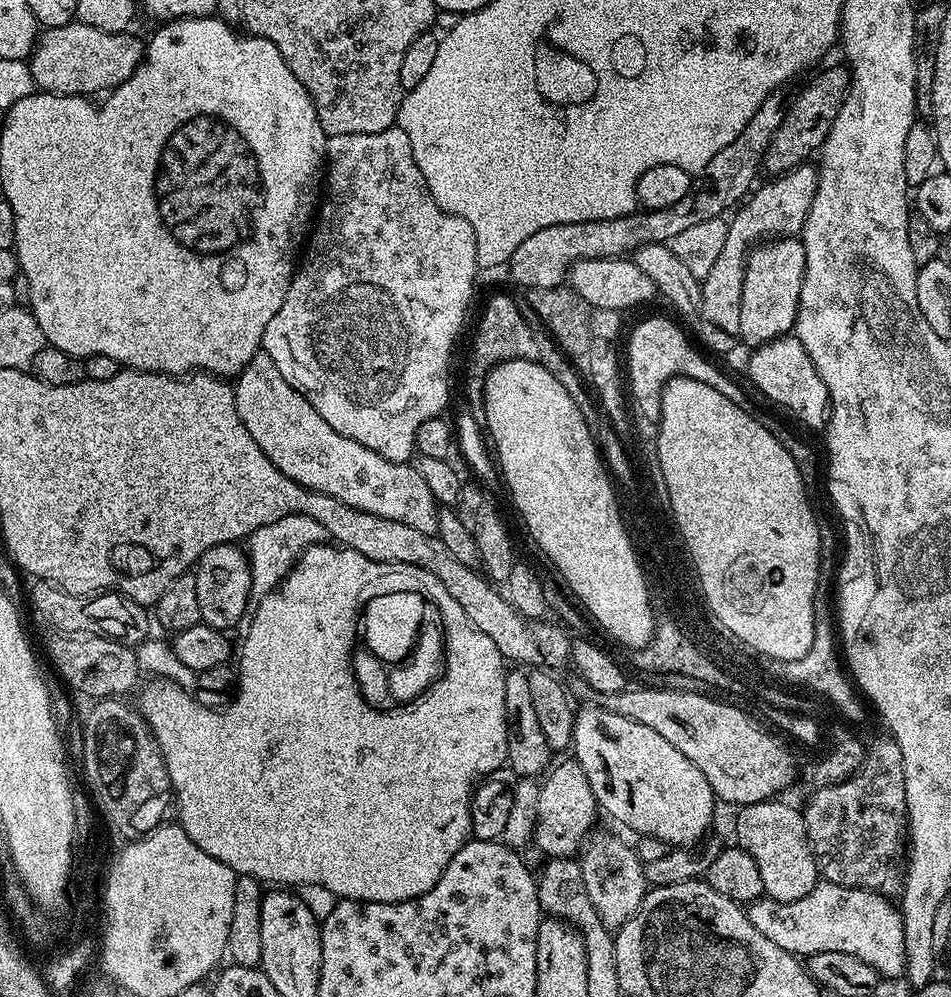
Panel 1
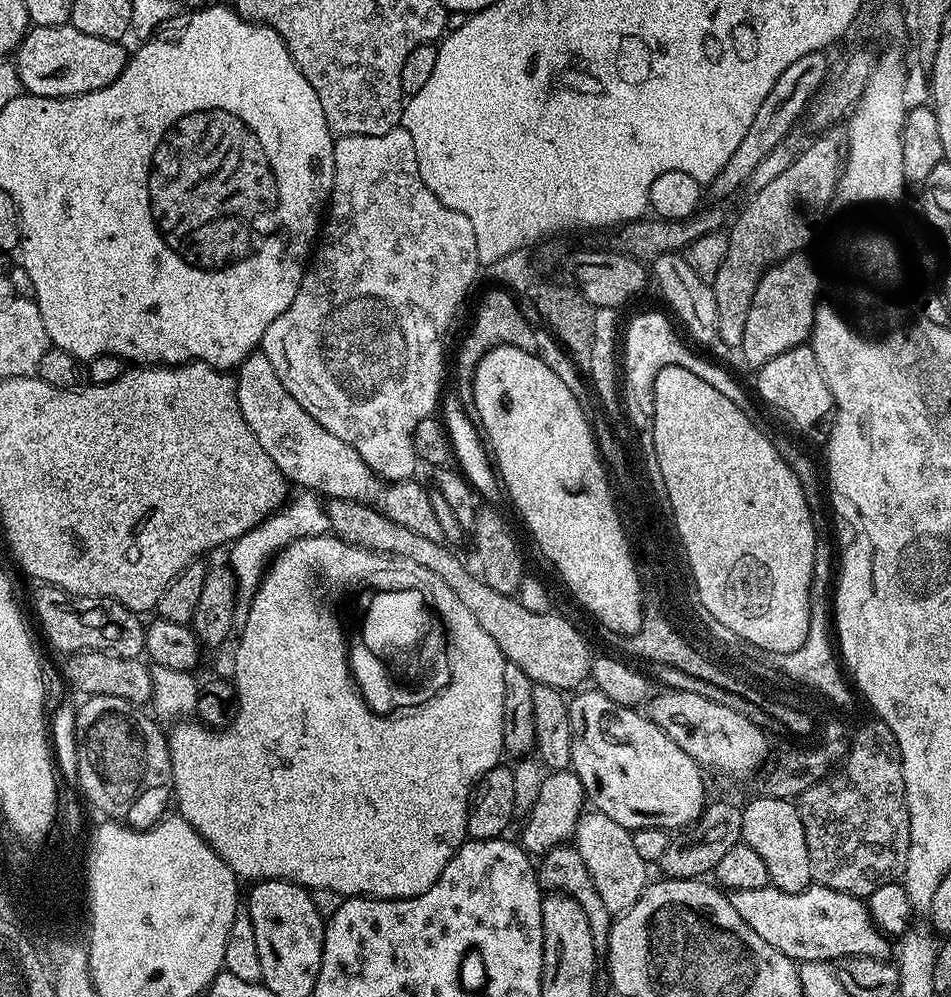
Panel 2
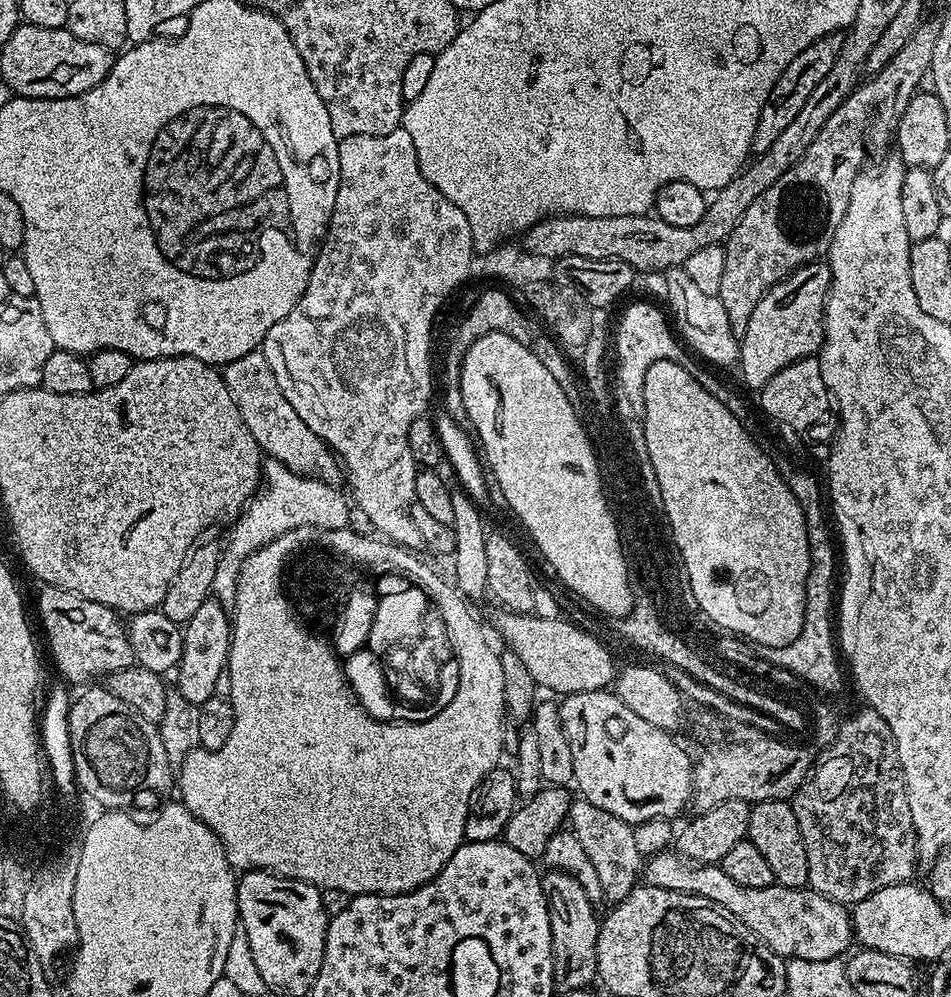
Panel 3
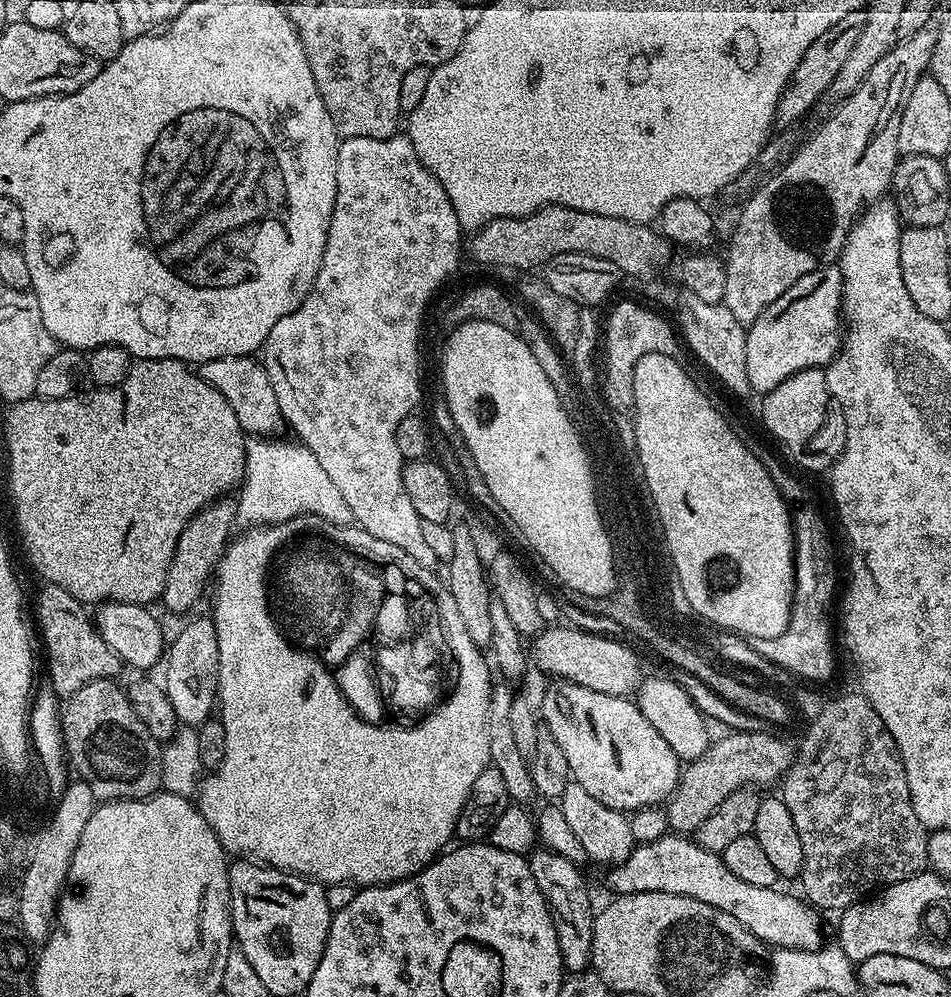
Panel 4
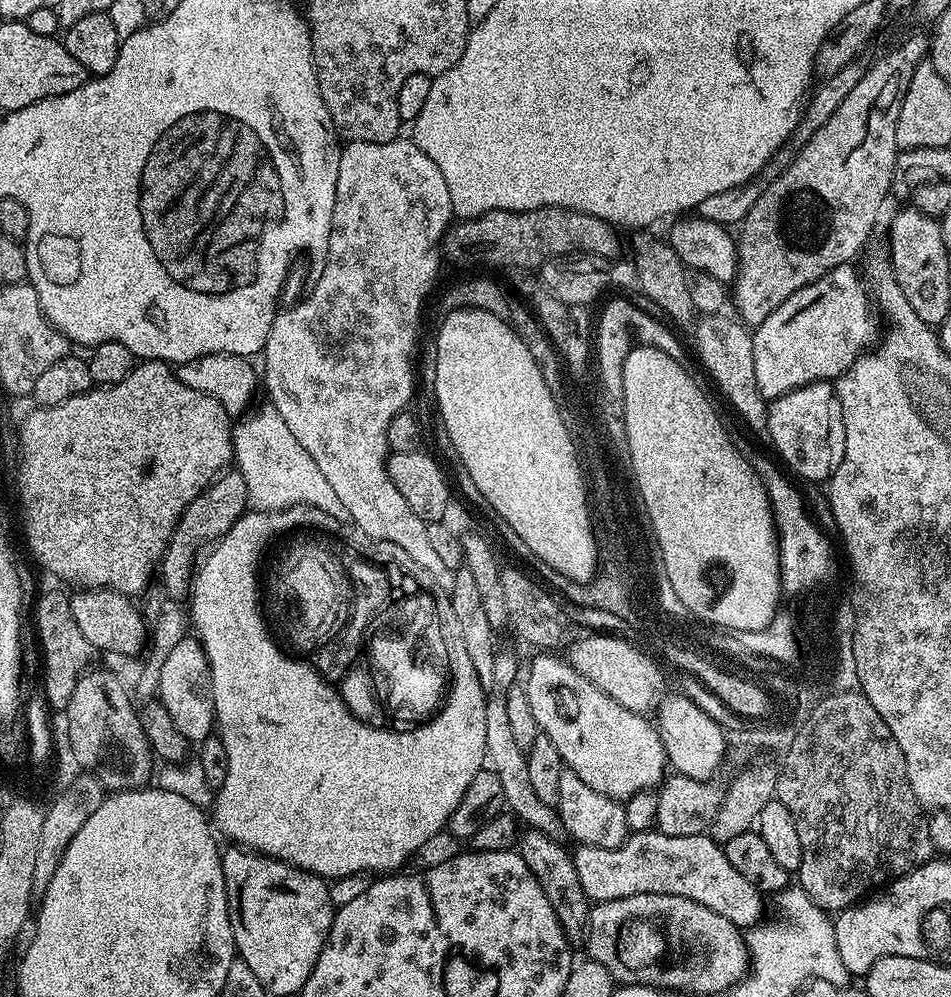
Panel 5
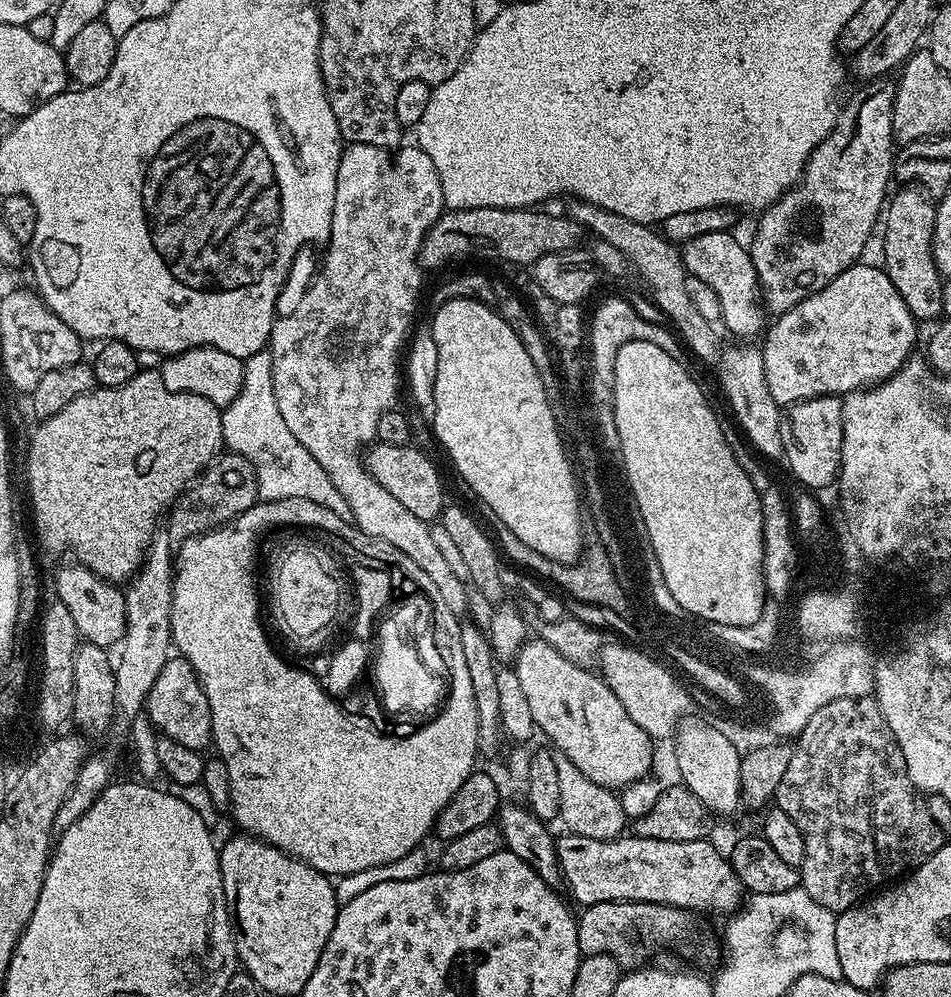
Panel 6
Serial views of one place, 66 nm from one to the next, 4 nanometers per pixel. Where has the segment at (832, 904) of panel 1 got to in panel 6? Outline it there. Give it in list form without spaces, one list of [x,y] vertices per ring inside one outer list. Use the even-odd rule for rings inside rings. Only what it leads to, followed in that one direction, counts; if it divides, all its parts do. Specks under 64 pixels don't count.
[[[562,834],[556,836],[556,853],[558,854],[558,866],[562,877],[563,887],[568,887],[567,895],[580,903],[580,906],[589,904],[597,904],[598,902],[610,902],[611,900],[637,900],[638,902],[646,902],[647,904],[669,904],[671,908],[682,908],[691,910],[693,913],[699,912],[725,912],[731,914],[739,909],[742,903],[742,889],[740,879],[732,872],[731,859],[726,858],[711,844],[711,839],[695,840],[694,842],[662,842],[658,838],[642,838],[631,834],[621,834],[614,840],[599,840],[598,838],[582,838],[571,834]]]

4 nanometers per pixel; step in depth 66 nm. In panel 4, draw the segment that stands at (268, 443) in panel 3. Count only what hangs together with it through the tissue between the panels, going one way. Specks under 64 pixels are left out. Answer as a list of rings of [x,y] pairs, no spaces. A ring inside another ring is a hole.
[[[252,356],[214,358],[199,365],[198,371],[203,380],[210,382],[210,386],[214,386],[214,390],[218,390],[218,394],[222,394],[222,398],[226,398],[226,402],[230,402],[230,410],[234,410],[245,433],[255,434],[260,438],[279,433],[276,431],[279,430],[280,424],[282,426],[285,423],[285,419],[280,413],[278,398],[274,398],[268,371],[259,359]]]

